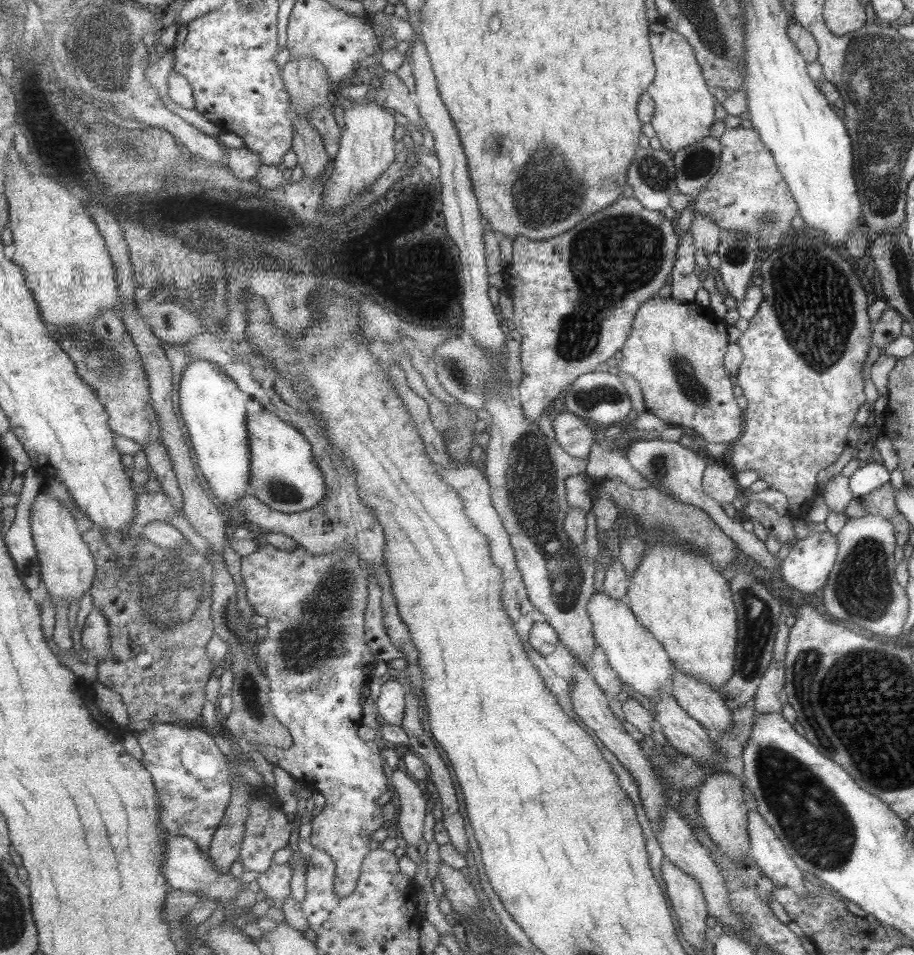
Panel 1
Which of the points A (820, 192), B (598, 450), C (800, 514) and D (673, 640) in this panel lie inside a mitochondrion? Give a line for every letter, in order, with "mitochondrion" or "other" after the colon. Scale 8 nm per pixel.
A: other
B: other
C: other
D: other

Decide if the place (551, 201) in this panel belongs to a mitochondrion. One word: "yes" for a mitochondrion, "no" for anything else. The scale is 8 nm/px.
yes

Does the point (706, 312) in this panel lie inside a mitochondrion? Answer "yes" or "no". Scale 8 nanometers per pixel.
no

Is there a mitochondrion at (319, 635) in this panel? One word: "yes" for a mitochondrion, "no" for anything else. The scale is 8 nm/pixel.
yes

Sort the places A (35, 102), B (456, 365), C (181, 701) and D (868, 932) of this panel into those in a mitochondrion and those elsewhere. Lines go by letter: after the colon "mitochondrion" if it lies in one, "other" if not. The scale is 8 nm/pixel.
A: other
B: mitochondrion
C: other
D: other

